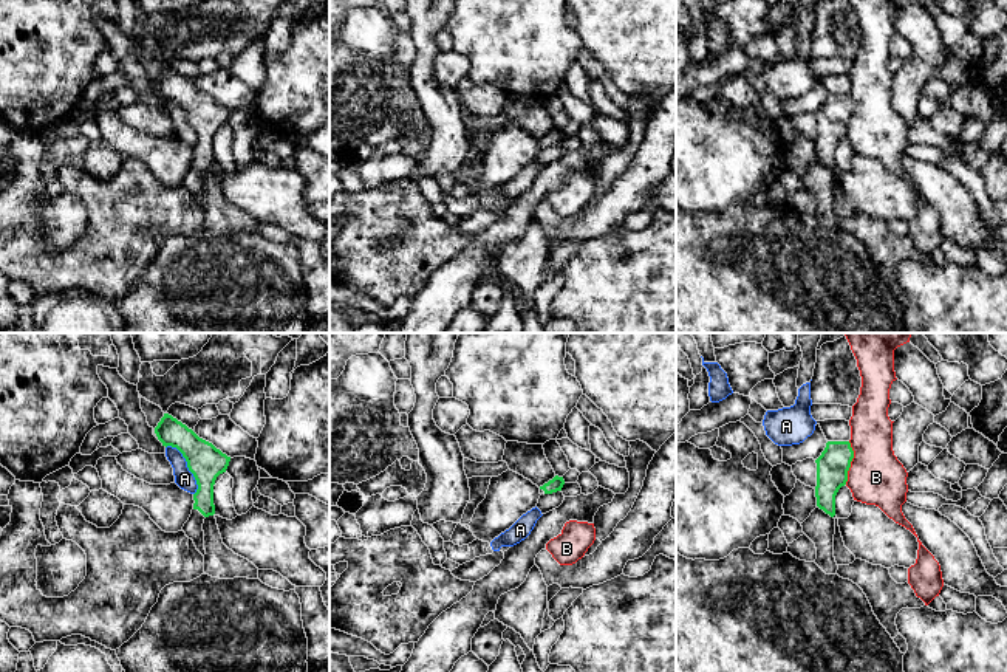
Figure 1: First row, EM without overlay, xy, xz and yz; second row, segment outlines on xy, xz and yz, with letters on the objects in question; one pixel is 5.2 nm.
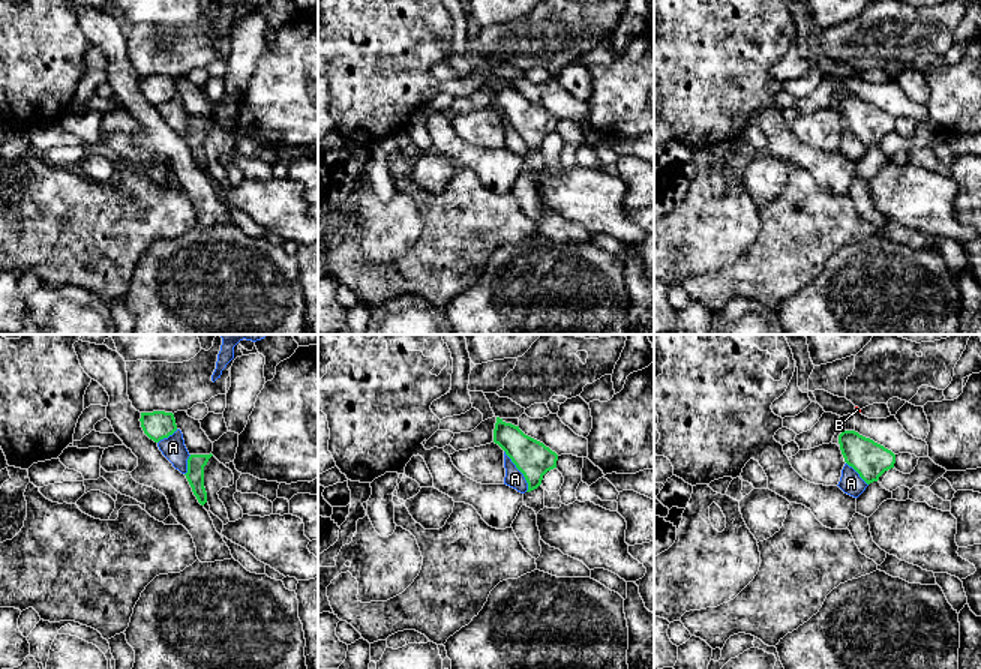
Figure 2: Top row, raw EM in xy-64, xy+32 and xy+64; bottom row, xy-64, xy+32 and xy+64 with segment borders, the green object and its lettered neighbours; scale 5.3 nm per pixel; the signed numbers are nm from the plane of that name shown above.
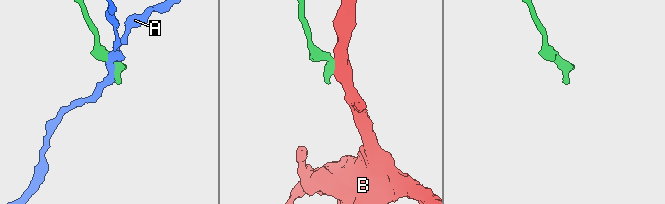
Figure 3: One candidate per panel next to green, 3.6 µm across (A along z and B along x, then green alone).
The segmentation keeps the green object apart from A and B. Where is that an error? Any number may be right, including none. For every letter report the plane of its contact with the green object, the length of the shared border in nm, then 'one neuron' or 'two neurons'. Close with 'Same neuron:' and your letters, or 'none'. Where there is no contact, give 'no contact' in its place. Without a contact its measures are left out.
A: contact in xy; length 300 nm; two neurons
B: contact in yz; length 220 nm; two neurons
Same neuron: none

